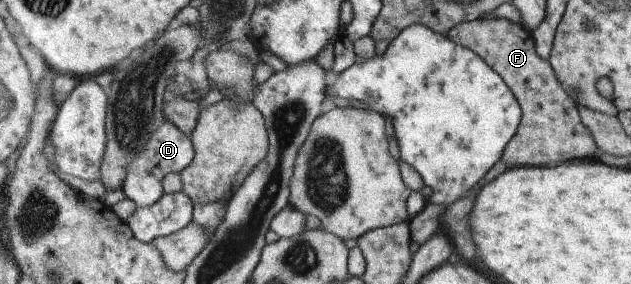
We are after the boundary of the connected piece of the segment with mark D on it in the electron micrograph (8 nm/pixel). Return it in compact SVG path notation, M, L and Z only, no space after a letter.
M165 117L158 130L148 135L146 143L139 150L135 150L127 165L127 177L122 188L135 204L143 207L152 206L164 194L161 183L163 177L168 173L180 173L191 162L193 155L193 145L189 136Z

